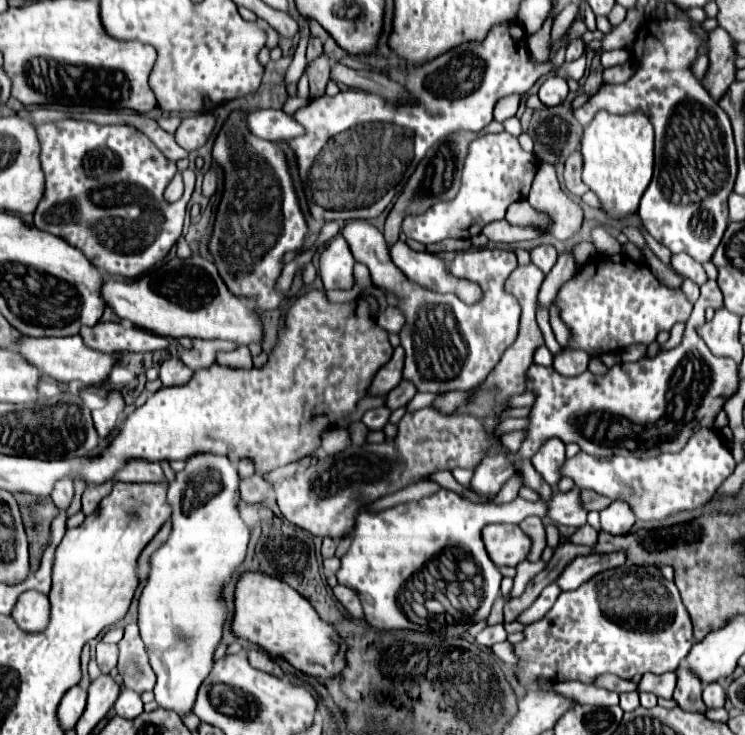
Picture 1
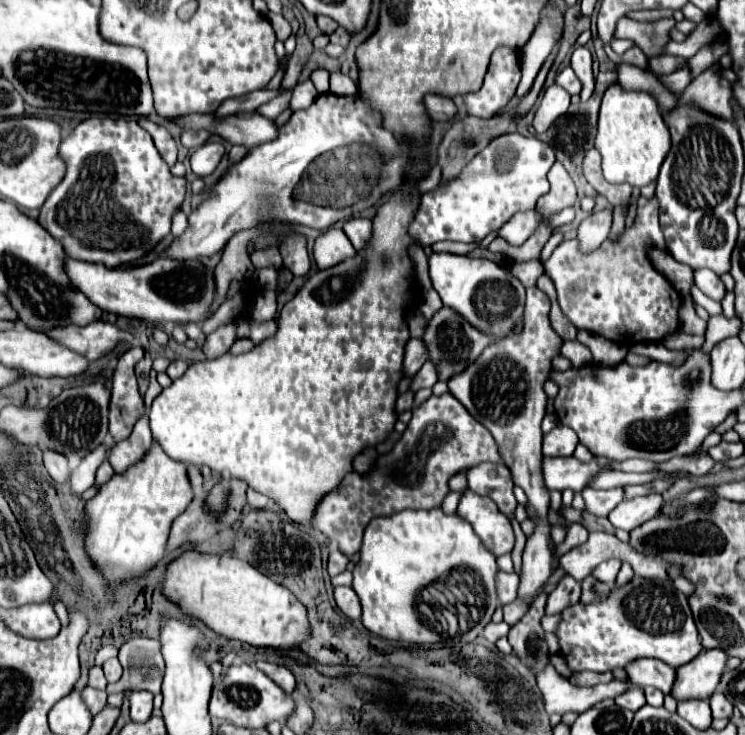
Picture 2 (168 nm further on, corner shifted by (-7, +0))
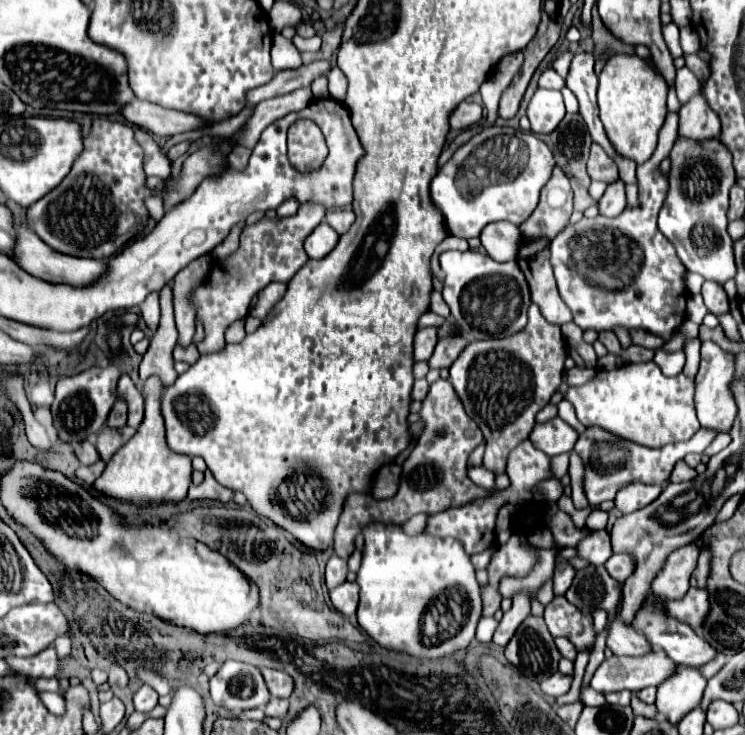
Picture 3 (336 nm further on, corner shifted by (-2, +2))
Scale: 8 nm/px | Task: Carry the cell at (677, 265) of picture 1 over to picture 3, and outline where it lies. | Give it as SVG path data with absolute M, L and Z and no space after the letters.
M704 282L702 284L702 296L704 296L704 304L712 314L722 314L728 312L728 296L724 292L724 288L716 282Z

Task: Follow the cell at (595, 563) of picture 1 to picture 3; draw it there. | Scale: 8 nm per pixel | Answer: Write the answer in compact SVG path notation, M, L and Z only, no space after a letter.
M614 554L614 556L604 564L604 568L606 568L606 572L608 572L614 580L622 582L622 580L626 580L626 578L632 574L632 560L630 560L628 554Z

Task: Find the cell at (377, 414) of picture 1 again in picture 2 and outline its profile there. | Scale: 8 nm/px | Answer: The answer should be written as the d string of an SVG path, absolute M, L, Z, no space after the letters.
M407 390L399 396L397 400L397 412L403 412L403 410L411 410L415 404L415 392L413 390Z

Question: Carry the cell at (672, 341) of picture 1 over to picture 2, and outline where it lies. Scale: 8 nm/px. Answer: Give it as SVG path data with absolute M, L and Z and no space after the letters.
M685 298L683 306L681 306L681 330L687 334L705 334L705 320L701 320L693 306L691 306L691 298Z

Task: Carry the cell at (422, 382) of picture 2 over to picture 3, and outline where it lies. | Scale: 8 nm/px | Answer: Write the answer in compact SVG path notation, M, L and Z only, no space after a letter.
M454 336L454 338L444 338L436 344L436 350L432 354L432 358L428 360L430 370L442 370L442 368L450 368L452 362L458 358L458 354L464 350L466 346L466 338L464 336Z

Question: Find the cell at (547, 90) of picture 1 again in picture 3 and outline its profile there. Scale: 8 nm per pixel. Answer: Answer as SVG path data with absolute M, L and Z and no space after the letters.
M538 88L528 106L528 118L534 134L552 132L564 118L564 102L558 90Z

